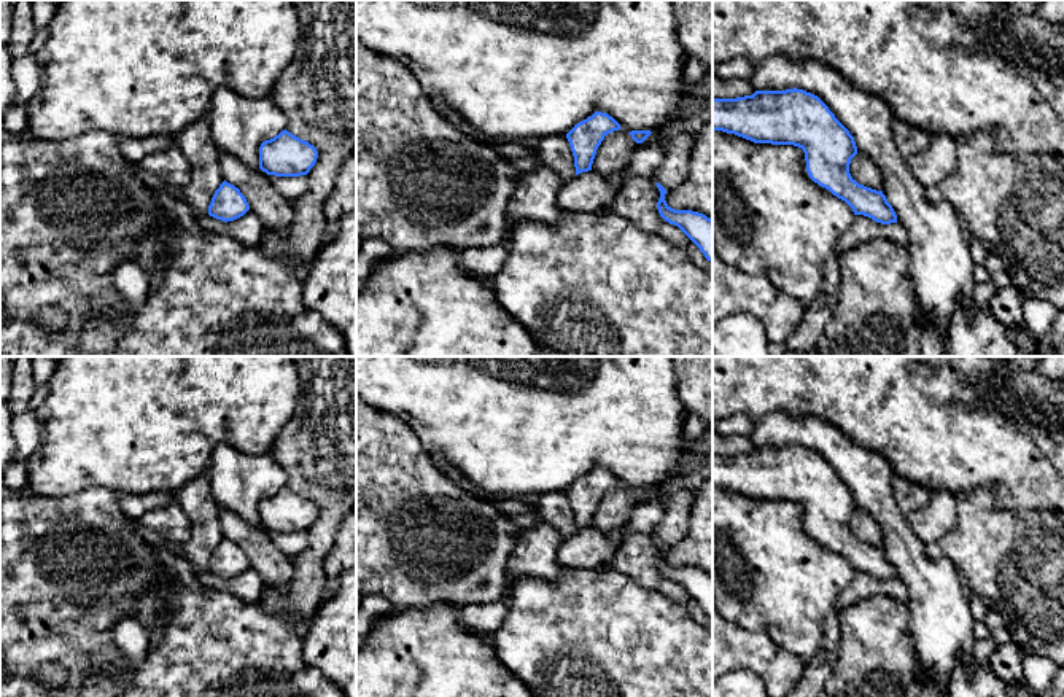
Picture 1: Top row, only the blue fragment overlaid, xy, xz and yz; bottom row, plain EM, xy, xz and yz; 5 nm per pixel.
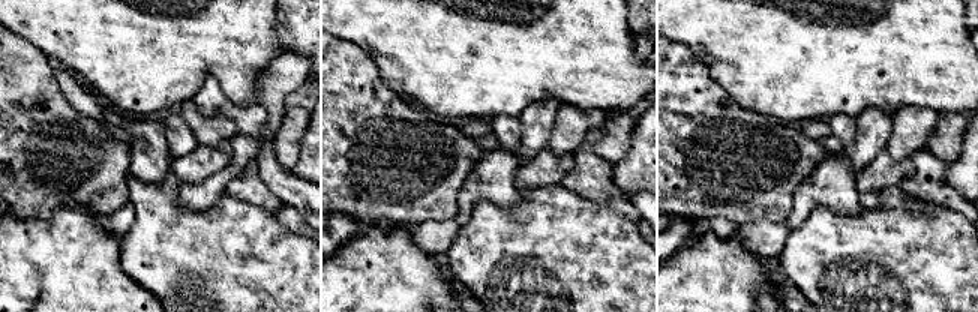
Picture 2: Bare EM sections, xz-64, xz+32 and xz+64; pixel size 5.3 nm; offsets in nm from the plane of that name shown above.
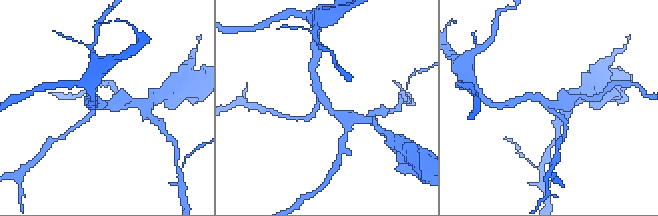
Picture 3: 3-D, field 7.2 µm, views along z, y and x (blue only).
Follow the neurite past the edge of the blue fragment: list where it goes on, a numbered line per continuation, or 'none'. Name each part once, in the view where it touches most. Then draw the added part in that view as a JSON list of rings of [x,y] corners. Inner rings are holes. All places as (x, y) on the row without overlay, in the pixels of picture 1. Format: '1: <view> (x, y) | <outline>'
none

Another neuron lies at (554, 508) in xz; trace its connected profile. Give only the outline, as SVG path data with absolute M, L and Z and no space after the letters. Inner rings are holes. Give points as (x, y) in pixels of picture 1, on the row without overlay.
M566 492L542 493L536 509L541 519L565 538L576 533L574 512Z

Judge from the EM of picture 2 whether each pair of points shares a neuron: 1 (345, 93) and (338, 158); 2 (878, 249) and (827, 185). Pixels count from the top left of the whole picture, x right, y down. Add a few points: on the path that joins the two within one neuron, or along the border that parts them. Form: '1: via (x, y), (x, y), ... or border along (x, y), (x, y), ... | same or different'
1: via (338, 110), (338, 141) | same
2: border along (816, 206), (845, 215), (854, 215), (863, 206) | different

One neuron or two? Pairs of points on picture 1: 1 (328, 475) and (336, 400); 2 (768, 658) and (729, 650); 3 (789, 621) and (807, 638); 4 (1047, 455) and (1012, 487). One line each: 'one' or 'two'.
1: one
2: one
3: one
4: one

